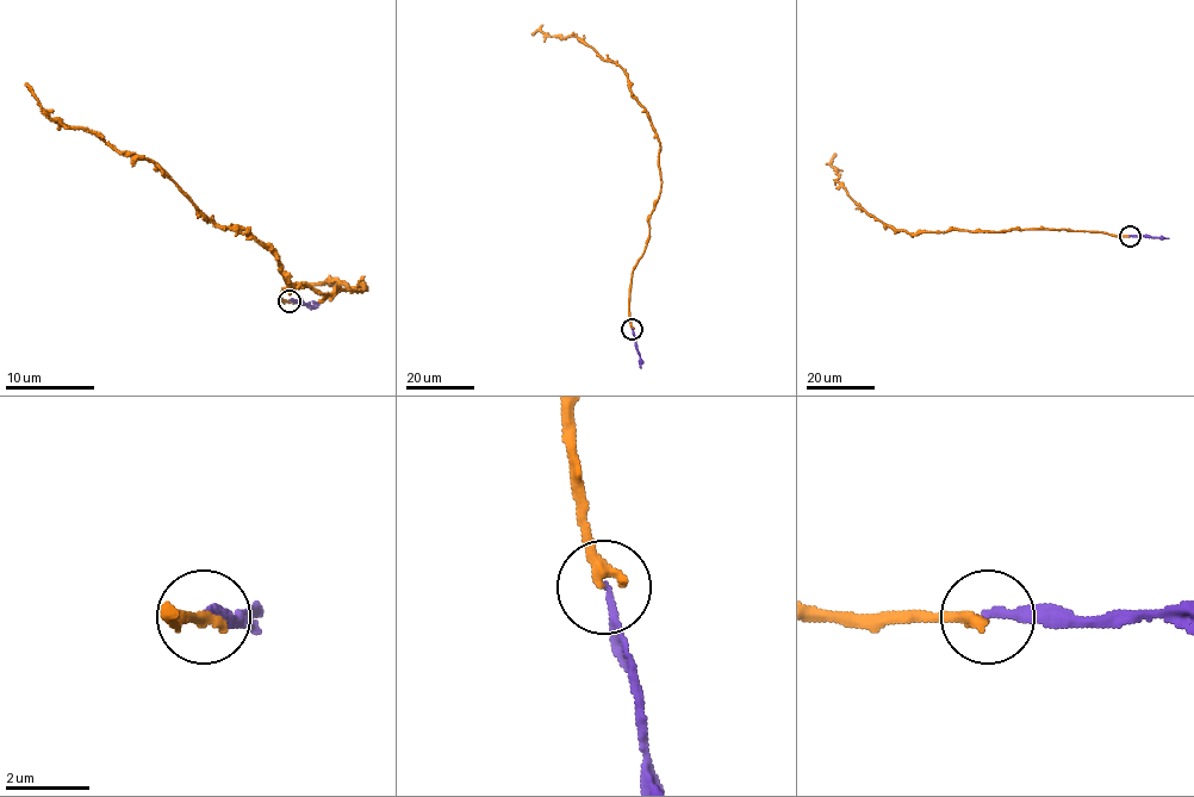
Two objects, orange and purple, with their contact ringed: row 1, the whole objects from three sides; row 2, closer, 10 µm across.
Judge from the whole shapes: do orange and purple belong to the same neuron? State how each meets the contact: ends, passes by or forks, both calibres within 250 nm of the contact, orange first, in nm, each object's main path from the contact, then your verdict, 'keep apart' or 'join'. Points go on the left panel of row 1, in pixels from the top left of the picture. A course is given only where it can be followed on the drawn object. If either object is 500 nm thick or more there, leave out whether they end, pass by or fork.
orange ends there; purple ends there; 280 nm thick on the orange side, 190 nm on the other; orange runs (288, 302), (303, 284), (367, 287), (298, 287), (25, 82); purple runs (288, 302), (313, 307); keep apart

